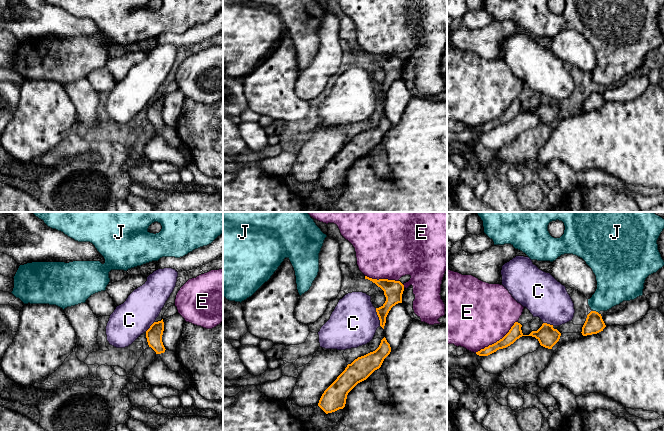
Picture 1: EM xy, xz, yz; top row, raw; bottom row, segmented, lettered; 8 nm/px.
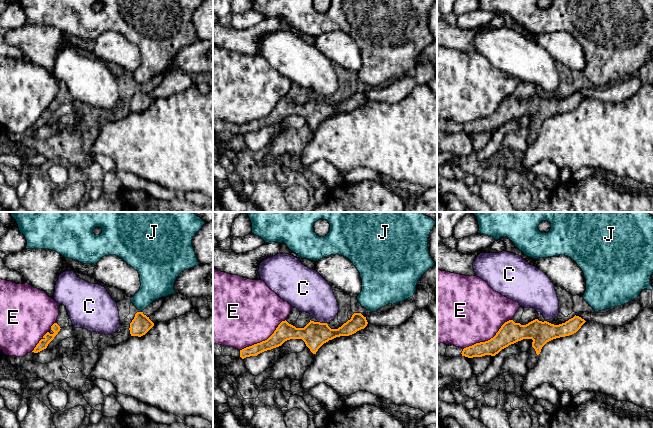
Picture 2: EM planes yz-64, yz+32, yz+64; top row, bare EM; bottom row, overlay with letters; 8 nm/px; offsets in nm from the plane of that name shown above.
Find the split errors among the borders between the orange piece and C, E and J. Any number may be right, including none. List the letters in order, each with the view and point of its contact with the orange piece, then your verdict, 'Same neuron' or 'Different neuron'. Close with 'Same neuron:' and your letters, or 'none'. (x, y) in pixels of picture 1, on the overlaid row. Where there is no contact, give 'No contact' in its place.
C: Touches orange at xz (378, 316). Different neuron
E: Touches orange at yz (497, 341). Different neuron
J: Touches orange at yz (595, 311). Different neuron
Same neuron: none

